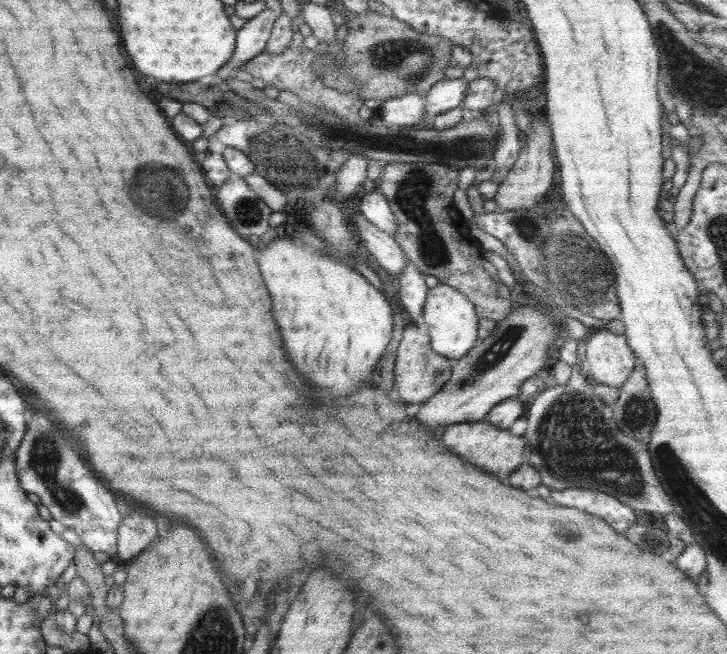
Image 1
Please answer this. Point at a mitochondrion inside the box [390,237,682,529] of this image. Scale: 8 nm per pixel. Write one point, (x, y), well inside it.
(572, 433)

